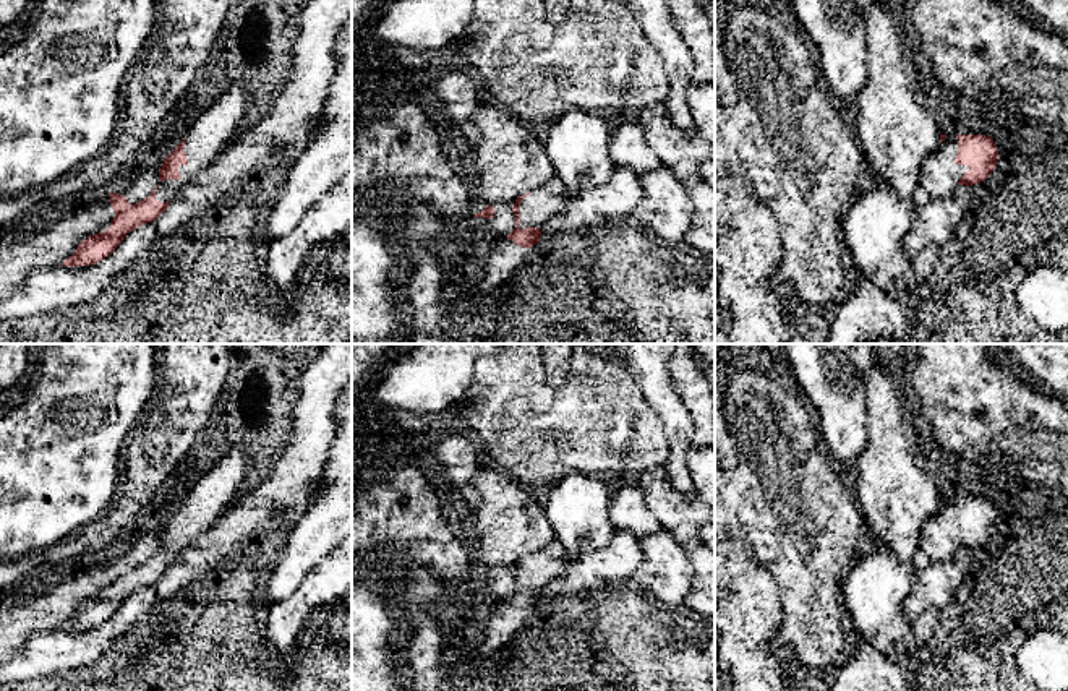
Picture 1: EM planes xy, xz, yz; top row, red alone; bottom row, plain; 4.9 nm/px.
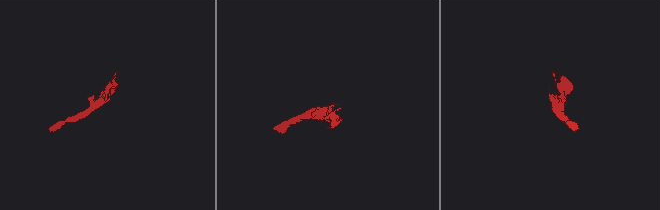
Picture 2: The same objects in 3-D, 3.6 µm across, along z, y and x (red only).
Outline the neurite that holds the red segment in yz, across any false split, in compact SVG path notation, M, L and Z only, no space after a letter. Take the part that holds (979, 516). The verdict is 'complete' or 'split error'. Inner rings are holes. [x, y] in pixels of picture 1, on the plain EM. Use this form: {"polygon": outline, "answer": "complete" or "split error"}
{"polygon": "M940 496L940 509L924 524L919 543L921 560L932 563L946 563L953 560L958 548L976 548L984 545L995 532L998 514L990 500L985 498L956 498L945 500Z", "answer": "split error"}

